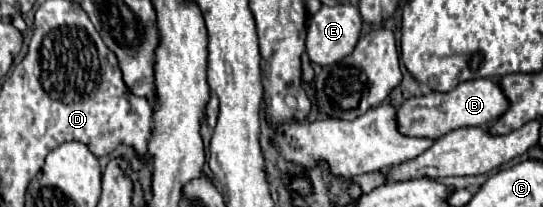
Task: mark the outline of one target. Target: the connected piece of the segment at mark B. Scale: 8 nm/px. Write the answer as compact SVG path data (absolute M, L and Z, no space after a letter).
M477 78L461 82L451 92L431 92L427 96L409 98L403 106L399 106L397 122L399 130L407 136L419 138L441 138L463 126L487 126L493 124L501 114L509 108L509 100L505 98L501 86L493 78Z

